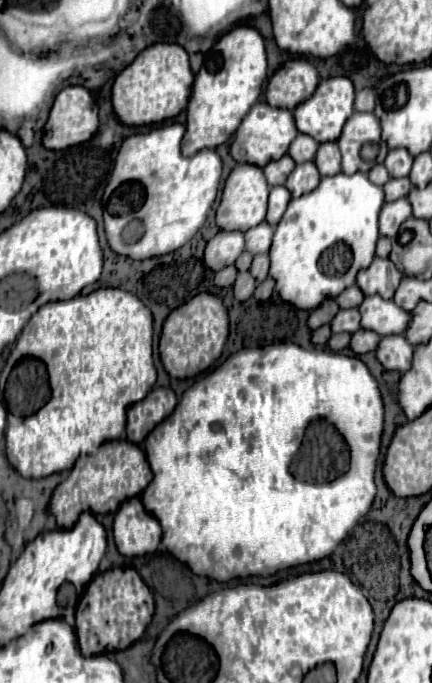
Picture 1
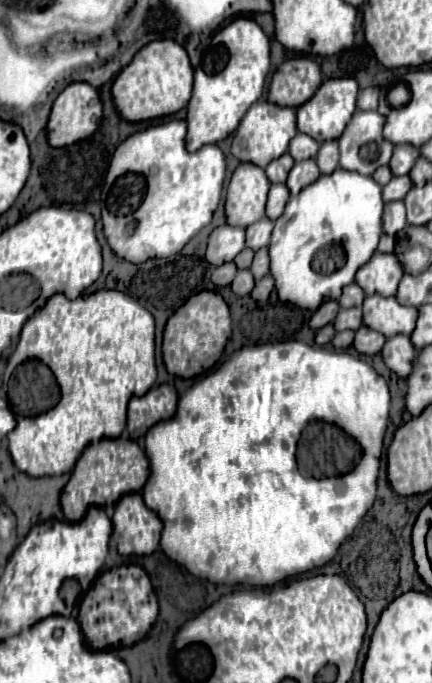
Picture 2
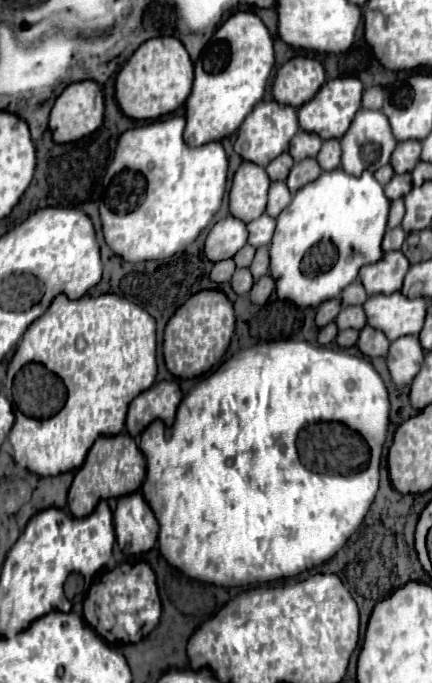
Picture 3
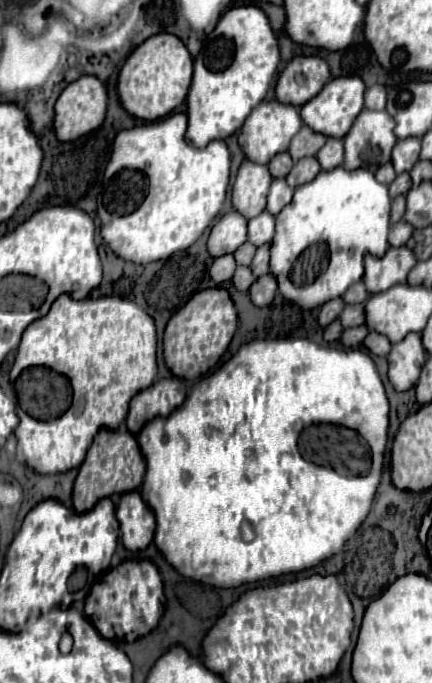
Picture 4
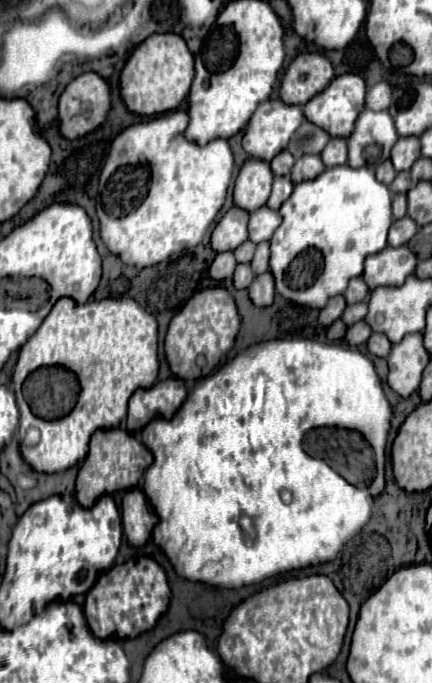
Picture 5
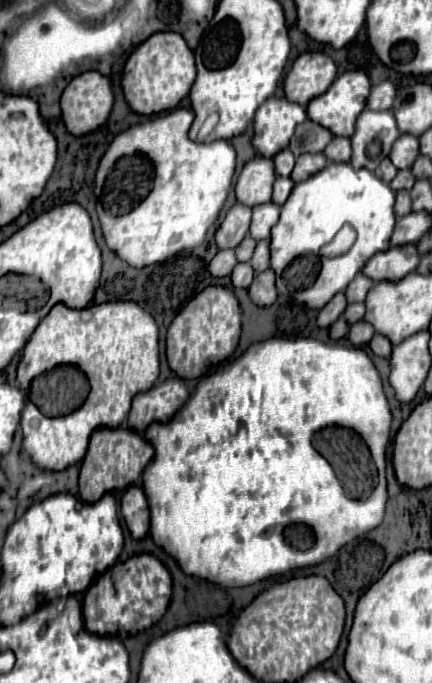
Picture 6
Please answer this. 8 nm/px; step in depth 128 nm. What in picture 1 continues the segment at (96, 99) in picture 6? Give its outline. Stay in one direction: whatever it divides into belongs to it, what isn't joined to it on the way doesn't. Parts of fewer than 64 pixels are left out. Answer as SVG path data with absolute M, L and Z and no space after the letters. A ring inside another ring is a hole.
M68 86L54 100L50 118L44 126L42 144L48 150L66 150L70 146L88 142L96 130L98 130L98 106L94 102L94 96L84 86Z

